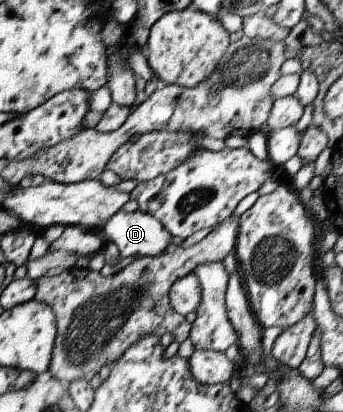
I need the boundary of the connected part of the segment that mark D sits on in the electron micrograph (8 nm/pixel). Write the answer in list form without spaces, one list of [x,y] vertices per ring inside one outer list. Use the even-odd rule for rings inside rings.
[[[117,211],[101,228],[104,242],[113,242],[123,258],[157,258],[171,247],[171,234],[152,214]]]

